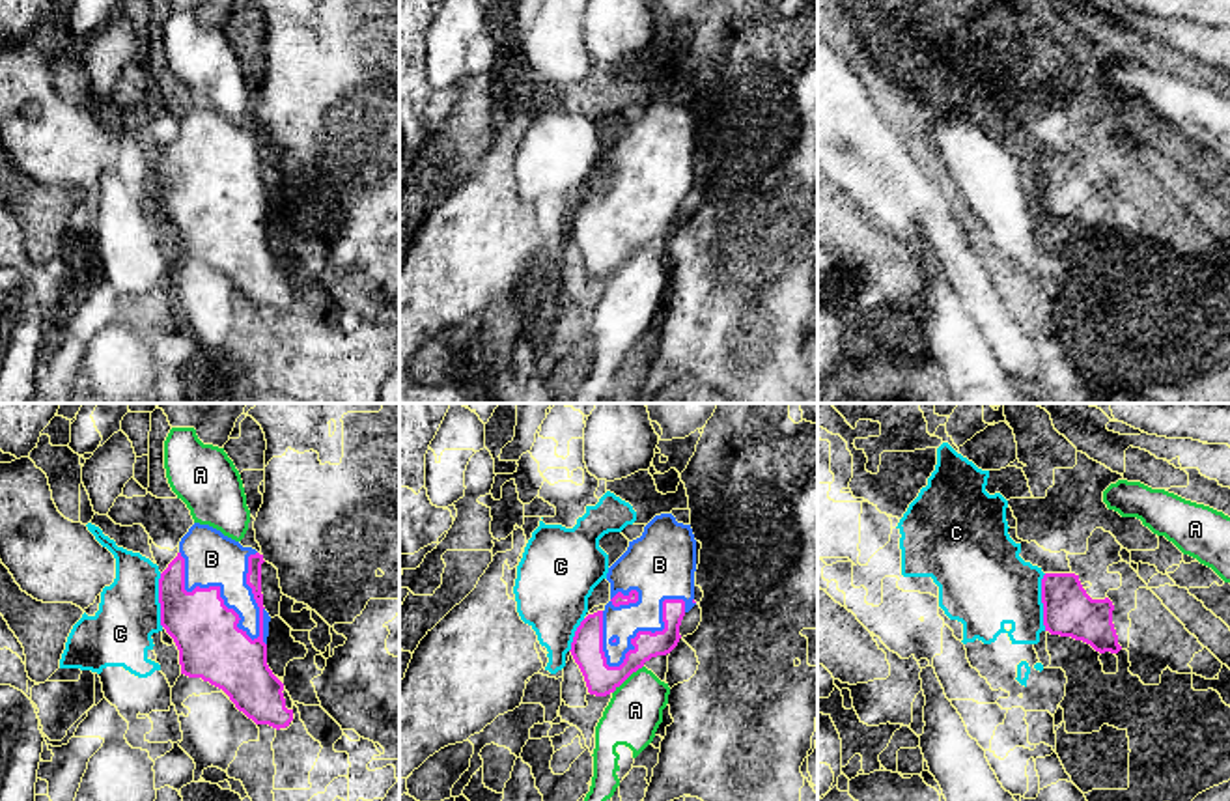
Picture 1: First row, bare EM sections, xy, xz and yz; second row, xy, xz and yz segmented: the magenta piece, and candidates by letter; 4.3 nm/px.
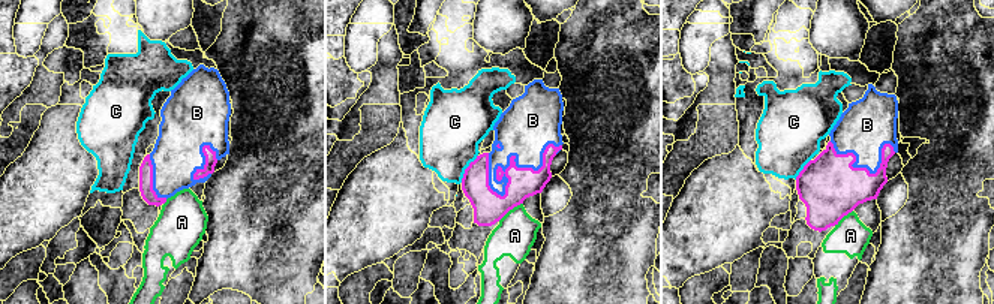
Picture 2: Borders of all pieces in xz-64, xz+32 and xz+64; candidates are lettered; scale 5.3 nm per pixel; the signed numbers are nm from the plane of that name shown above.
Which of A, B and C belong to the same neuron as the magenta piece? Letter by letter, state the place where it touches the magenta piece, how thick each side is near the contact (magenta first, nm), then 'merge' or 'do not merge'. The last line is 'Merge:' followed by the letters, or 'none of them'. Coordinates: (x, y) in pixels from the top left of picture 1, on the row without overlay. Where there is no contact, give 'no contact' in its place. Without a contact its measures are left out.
A: meets magenta in xz at (628, 258); 140 nm thick on the magenta side, 240 nm on the other; do not merge
B: meets magenta in xy at (219, 170); 280 nm thick on the magenta side, 240 nm on the other; merge
C: meets magenta in yz at (1042, 183); 220 nm thick on the magenta side, 360 nm on the other; do not merge
Merge: B

